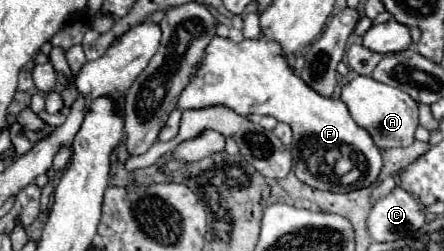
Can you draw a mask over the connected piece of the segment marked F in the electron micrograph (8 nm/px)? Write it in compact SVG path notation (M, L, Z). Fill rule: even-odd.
M215 35L209 41L209 45L205 47L203 59L197 65L195 75L191 75L189 85L179 95L177 105L179 105L179 109L205 109L205 107L213 107L213 105L223 105L223 107L239 113L239 115L271 115L277 121L287 123L293 131L291 151L295 157L295 175L303 183L307 183L315 189L321 189L321 191L347 193L351 189L369 187L371 183L375 183L375 179L383 167L381 151L375 147L375 143L371 141L367 131L359 129L359 125L351 119L343 101L319 97L319 93L315 93L311 87L303 85L301 77L293 75L293 71L289 69L285 57L279 57L279 45L271 45L271 41L267 41L265 37L243 39L241 43L233 43L231 39ZM341 159L347 159L347 171L339 169ZM351 169L357 169L357 177L351 183L343 183L341 179Z

